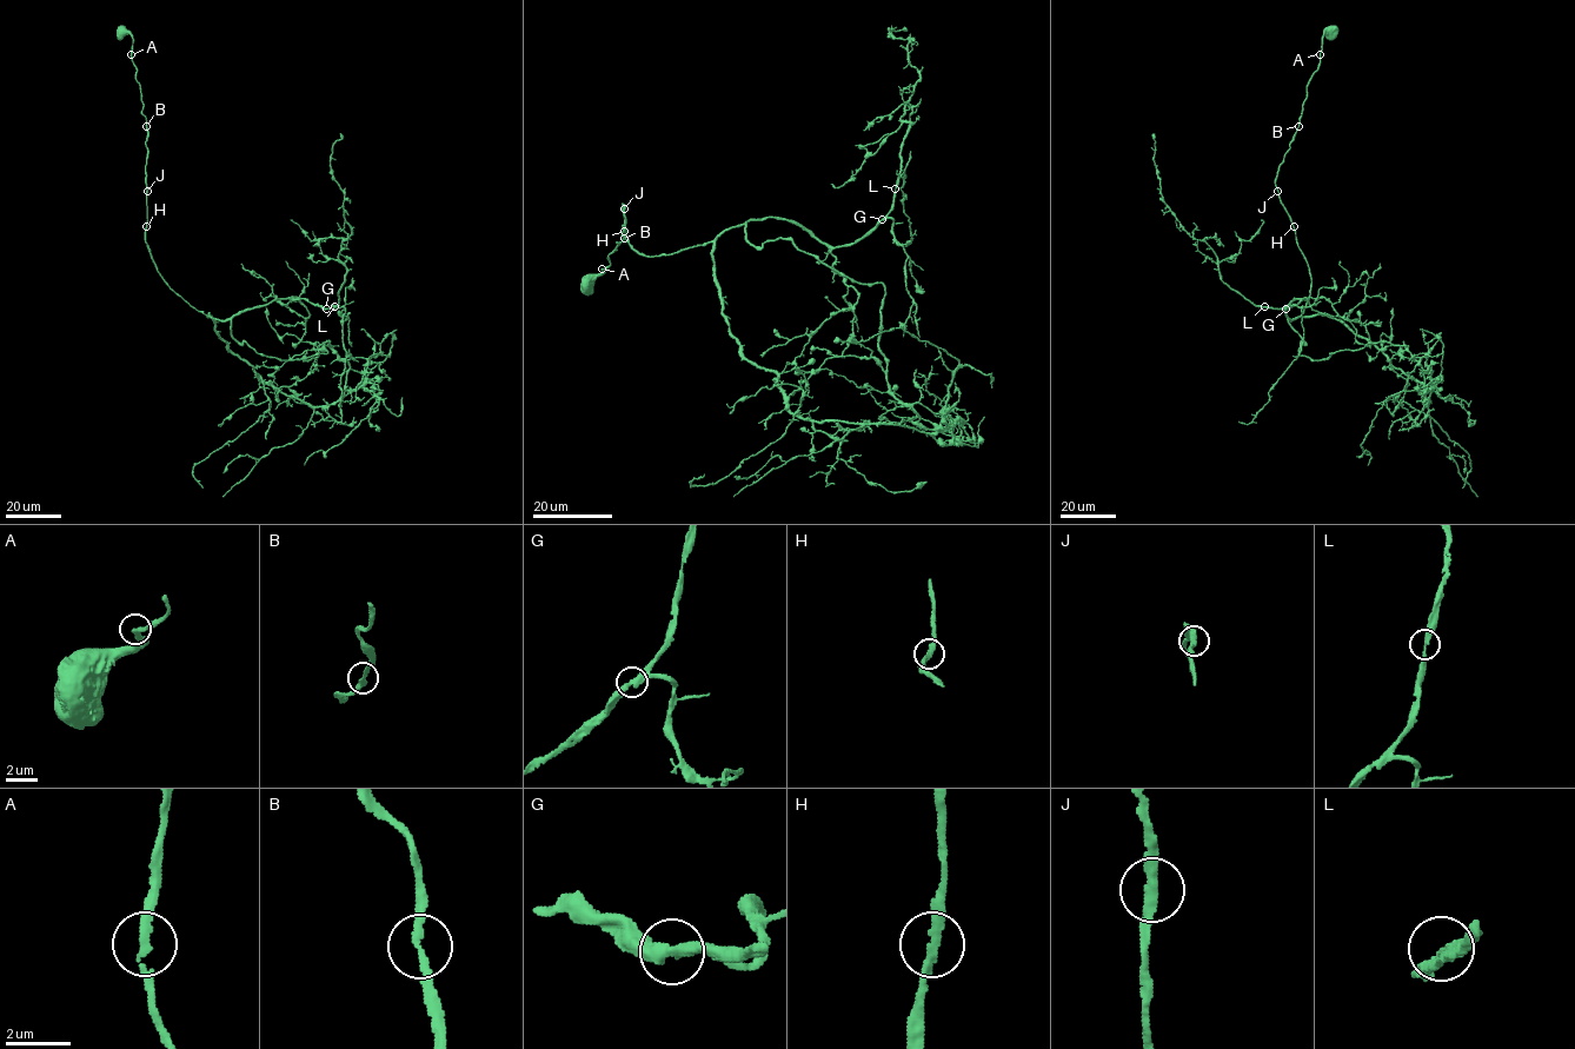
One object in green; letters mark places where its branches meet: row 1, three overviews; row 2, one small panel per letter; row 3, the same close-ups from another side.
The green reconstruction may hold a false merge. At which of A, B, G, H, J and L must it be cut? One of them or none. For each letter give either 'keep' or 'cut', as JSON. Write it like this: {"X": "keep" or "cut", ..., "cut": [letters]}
{"A": "keep", "B": "keep", "G": "keep", "H": "keep", "J": "keep", "L": "keep", "cut": []}

